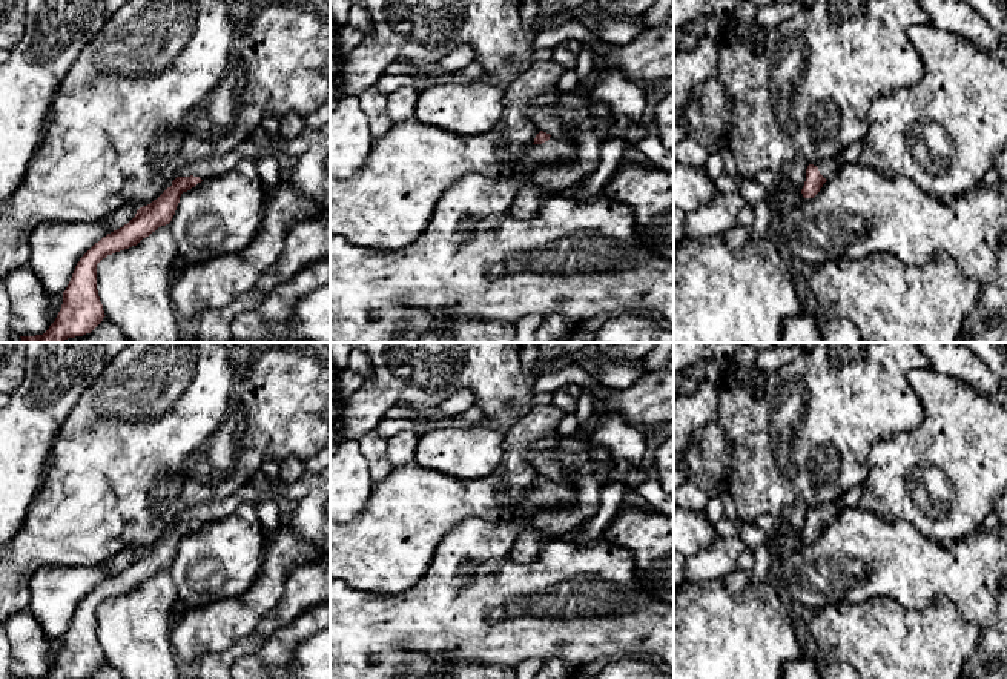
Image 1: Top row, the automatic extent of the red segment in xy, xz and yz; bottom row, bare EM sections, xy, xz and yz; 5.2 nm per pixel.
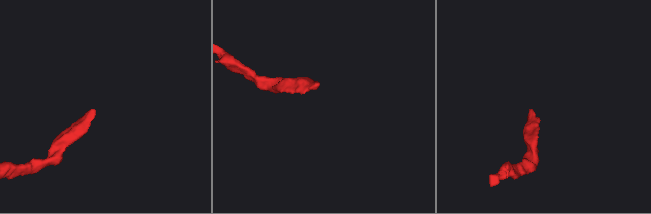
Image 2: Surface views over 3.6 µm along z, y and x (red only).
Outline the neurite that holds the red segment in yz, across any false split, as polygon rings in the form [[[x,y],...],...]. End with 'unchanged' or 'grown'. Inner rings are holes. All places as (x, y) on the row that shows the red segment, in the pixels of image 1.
[[[863,141],[853,143],[847,146],[841,154],[835,158],[821,160],[815,164],[809,164],[806,169],[806,181],[801,189],[804,198],[814,198],[823,184],[834,178],[838,169],[847,163],[857,163],[860,155],[863,154]]]; grown

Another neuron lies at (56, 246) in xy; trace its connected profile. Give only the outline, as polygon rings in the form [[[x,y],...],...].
[[[127,203],[114,214],[86,223],[46,221],[31,237],[29,267],[48,295],[63,293],[80,258],[103,237],[127,224],[140,207]]]

